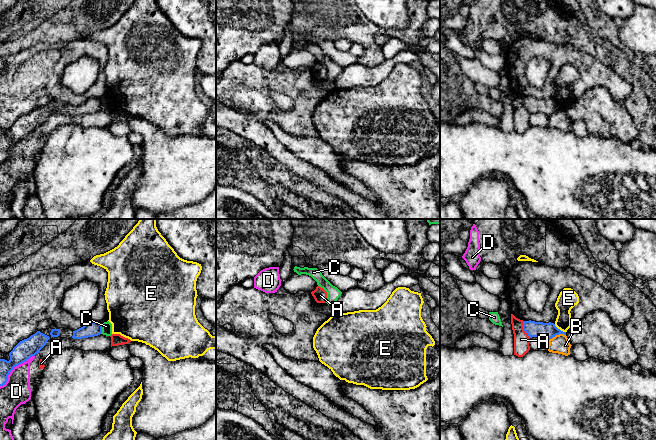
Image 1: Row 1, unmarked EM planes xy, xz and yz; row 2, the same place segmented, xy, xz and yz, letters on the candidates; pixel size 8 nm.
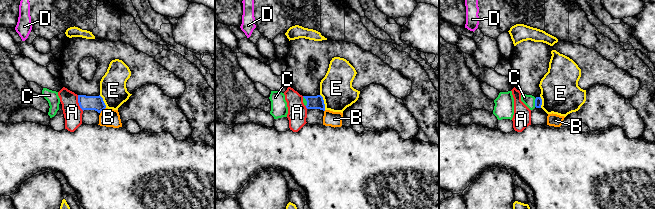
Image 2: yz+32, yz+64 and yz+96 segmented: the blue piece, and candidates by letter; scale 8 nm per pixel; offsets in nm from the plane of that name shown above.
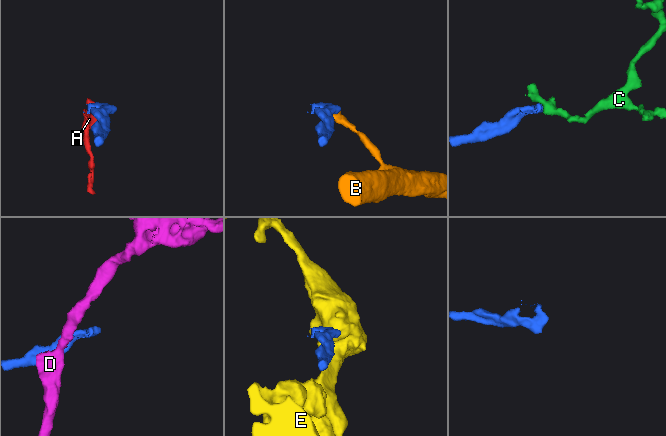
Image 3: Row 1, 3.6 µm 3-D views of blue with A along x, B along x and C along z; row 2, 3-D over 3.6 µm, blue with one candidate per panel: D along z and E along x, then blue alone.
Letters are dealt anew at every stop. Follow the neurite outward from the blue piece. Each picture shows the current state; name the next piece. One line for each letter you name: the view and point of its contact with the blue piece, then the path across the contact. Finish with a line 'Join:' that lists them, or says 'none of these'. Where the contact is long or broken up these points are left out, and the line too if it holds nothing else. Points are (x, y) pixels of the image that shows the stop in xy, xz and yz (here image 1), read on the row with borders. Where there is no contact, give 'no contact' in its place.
Join: none of these

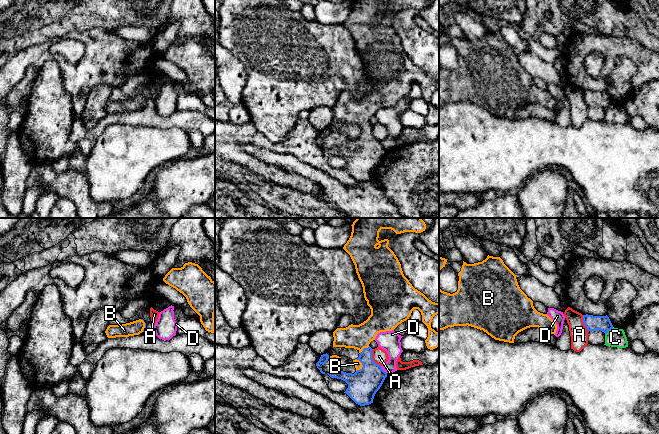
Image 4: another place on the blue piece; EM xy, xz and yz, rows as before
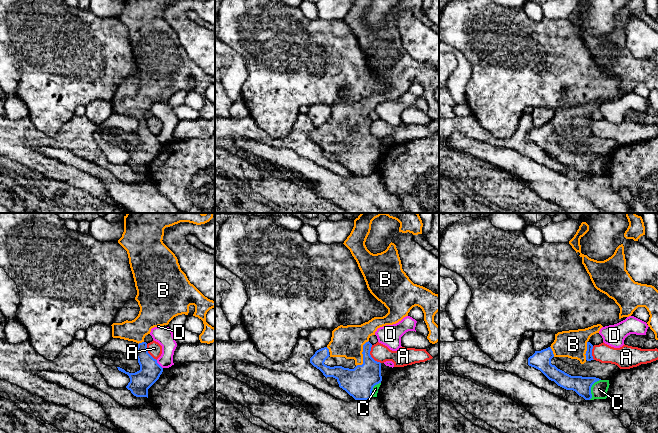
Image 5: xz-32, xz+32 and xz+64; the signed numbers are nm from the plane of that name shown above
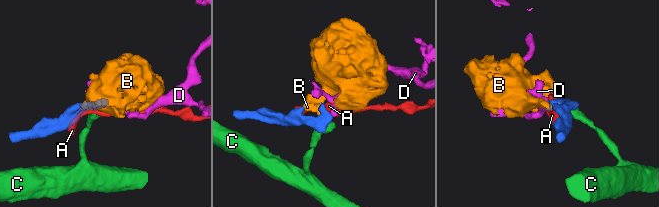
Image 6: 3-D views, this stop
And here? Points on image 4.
B: meets blue in xz at (362, 364); runs through xz (362, 385), (362, 364), (358, 365)
Join: B

